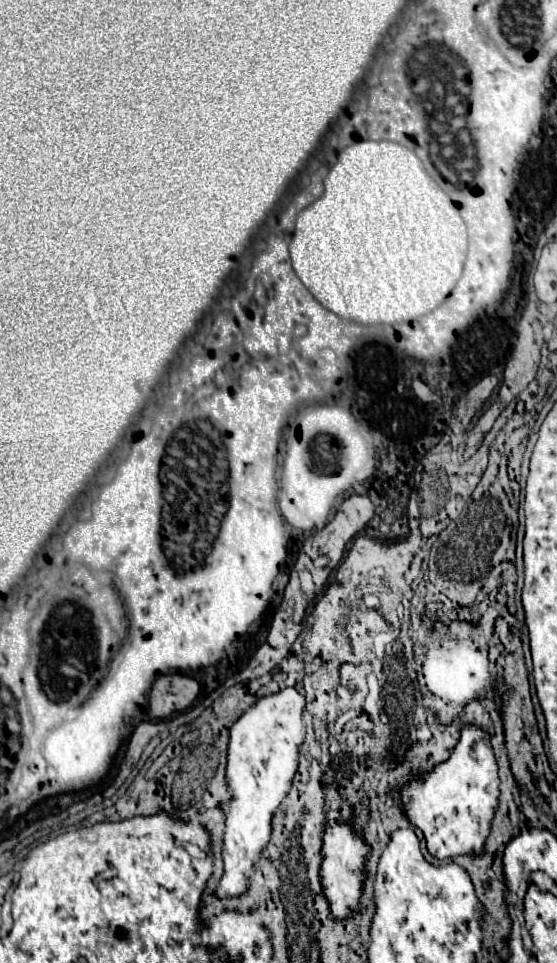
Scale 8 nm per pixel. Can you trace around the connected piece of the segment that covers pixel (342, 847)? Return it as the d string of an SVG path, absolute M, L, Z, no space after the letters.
M331 821L327 825L325 837L323 837L323 867L321 867L321 879L323 879L323 889L325 897L331 905L331 913L337 919L345 919L353 913L353 909L359 903L361 895L361 885L363 885L363 865L367 855L371 853L371 847L365 843L361 835L355 833L355 829L347 823L337 823Z

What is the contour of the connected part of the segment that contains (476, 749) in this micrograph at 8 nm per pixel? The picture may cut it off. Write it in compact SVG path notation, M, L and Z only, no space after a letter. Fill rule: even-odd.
M465 727L451 757L435 771L415 777L401 787L399 797L409 807L409 821L425 833L427 849L437 859L481 853L499 801L499 775L493 751L489 749L489 737L479 727ZM429 789L435 789L435 821L429 821Z

